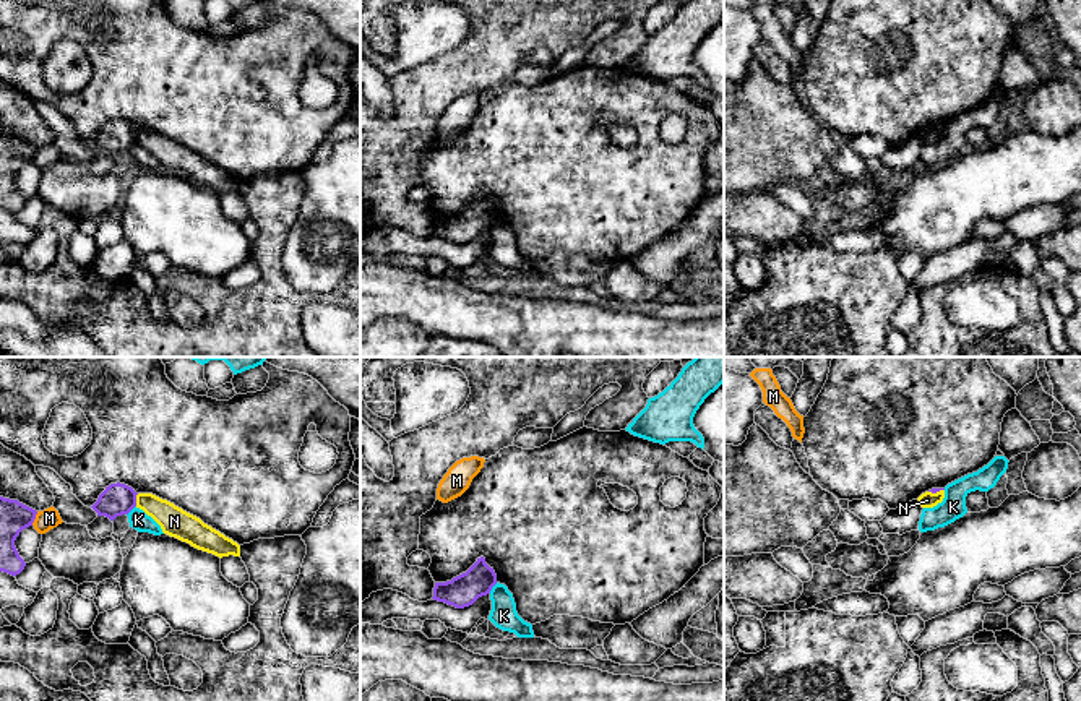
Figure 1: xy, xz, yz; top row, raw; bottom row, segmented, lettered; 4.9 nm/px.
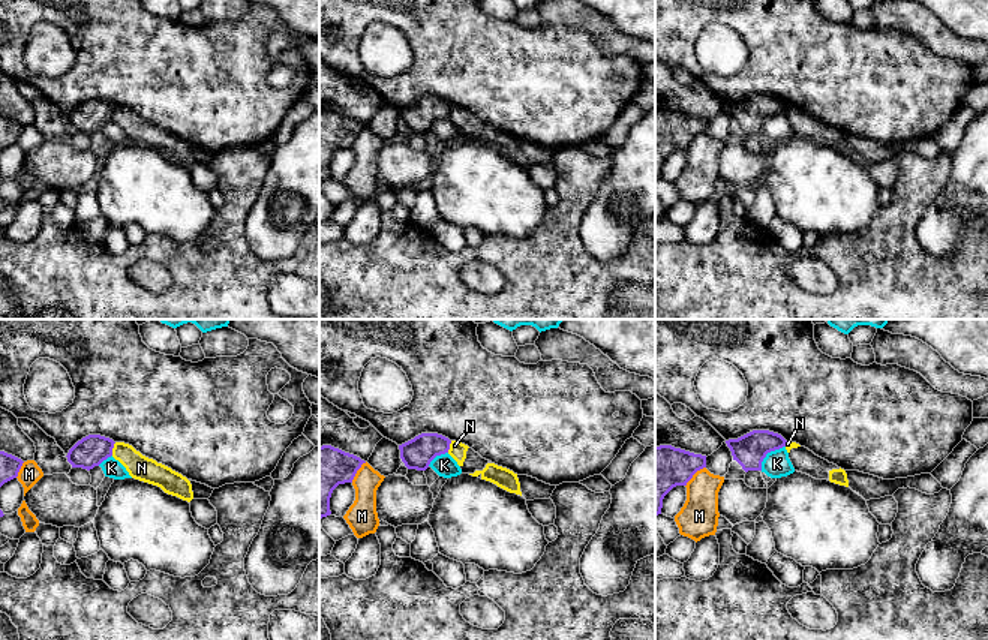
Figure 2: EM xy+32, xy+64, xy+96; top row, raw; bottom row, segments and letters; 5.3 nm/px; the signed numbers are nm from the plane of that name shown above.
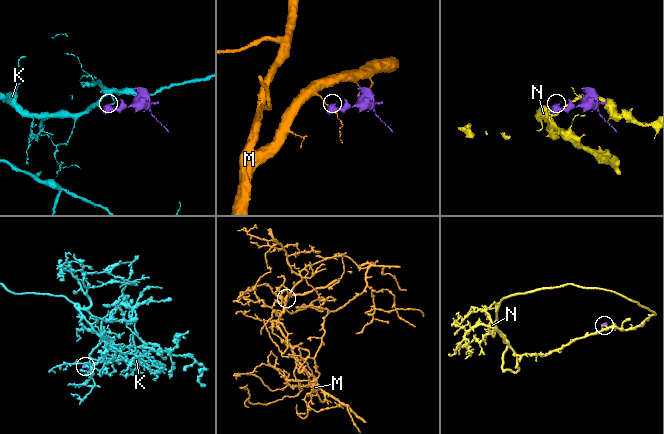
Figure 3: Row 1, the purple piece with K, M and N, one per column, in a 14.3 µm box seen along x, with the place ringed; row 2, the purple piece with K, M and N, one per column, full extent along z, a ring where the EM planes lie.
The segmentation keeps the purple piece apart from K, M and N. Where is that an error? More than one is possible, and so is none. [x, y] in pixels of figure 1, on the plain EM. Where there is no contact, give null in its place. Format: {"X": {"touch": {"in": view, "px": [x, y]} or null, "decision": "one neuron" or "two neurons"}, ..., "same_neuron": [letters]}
{"K": {"touch": {"in": "xz", "px": [492, 223]}, "decision": "two neurons"}, "M": {"touch": {"in": "xy", "px": [34, 154]}, "decision": "two neurons"}, "N": {"touch": {"in": "xy", "px": [135, 137]}, "decision": "two neurons"}, "same_neuron": []}

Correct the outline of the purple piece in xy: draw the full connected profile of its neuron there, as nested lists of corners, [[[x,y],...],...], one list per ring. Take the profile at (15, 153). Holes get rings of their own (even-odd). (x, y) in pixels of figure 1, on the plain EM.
[[[0,133],[0,208],[16,213],[24,206],[15,177],[23,166],[32,162],[36,151],[36,146],[18,136]]]

